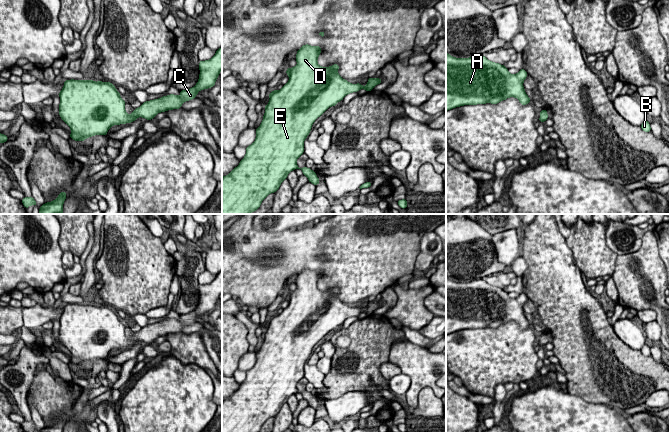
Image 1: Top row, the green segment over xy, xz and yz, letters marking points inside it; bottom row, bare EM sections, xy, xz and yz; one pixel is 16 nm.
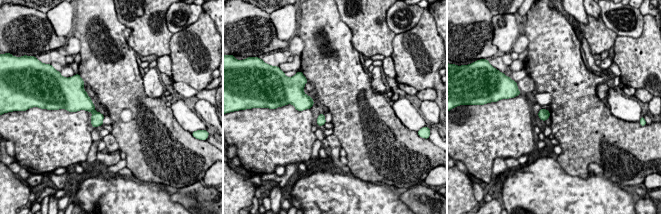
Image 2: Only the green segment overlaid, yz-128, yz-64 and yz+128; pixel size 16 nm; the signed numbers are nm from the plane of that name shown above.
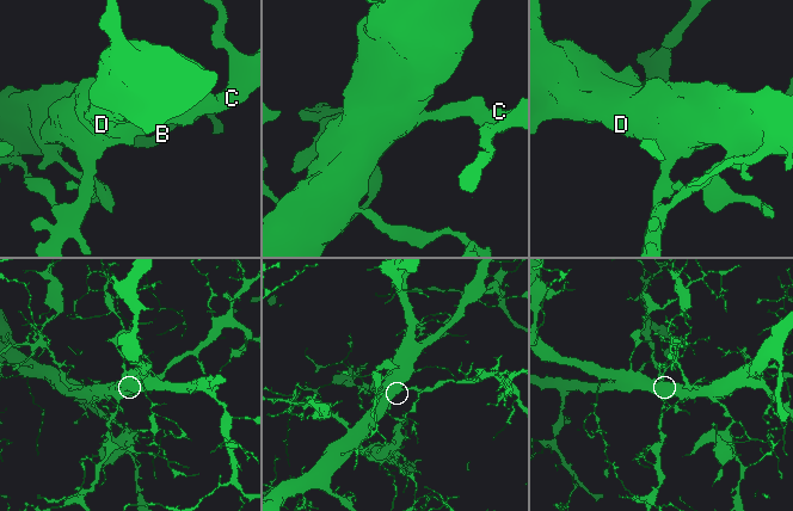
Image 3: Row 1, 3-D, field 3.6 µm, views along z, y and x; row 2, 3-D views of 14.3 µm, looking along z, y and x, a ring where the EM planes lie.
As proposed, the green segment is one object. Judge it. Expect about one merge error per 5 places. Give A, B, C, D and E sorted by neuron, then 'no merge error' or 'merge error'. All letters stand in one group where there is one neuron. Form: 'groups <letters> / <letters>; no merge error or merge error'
groups A B C D E; no merge error

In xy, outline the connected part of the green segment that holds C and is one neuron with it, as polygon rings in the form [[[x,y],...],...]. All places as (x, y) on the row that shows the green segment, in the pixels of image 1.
[[[222,47],[209,60],[199,61],[199,80],[190,89],[180,91],[180,95],[170,94],[158,99],[146,101],[139,108],[134,109],[131,114],[125,111],[125,102],[110,82],[95,82],[93,80],[65,80],[64,86],[59,93],[59,115],[71,129],[70,138],[74,141],[83,142],[85,139],[95,135],[106,135],[111,126],[131,123],[138,117],[152,120],[158,113],[167,110],[179,109],[185,101],[196,98],[200,90],[215,86],[217,77],[222,70]]]

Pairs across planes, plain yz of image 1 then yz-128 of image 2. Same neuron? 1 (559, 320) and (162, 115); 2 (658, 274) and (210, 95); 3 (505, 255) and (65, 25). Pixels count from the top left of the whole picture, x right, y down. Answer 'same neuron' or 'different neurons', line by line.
1: same neuron
2: different neurons
3: same neuron

